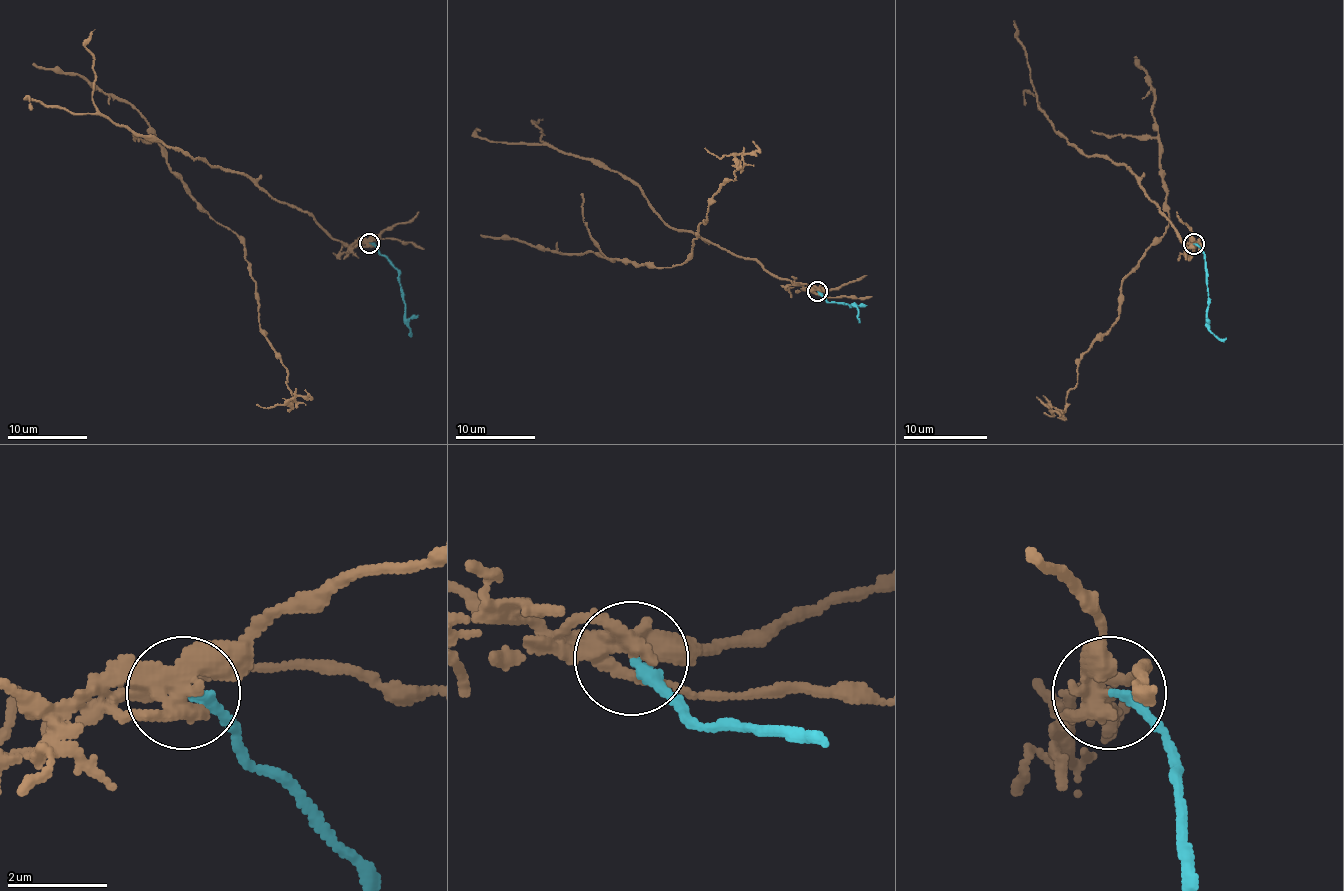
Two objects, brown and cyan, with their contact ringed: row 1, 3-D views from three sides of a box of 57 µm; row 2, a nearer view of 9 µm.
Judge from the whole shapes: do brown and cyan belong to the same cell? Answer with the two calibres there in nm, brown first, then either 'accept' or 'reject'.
320/200 nm | reject

